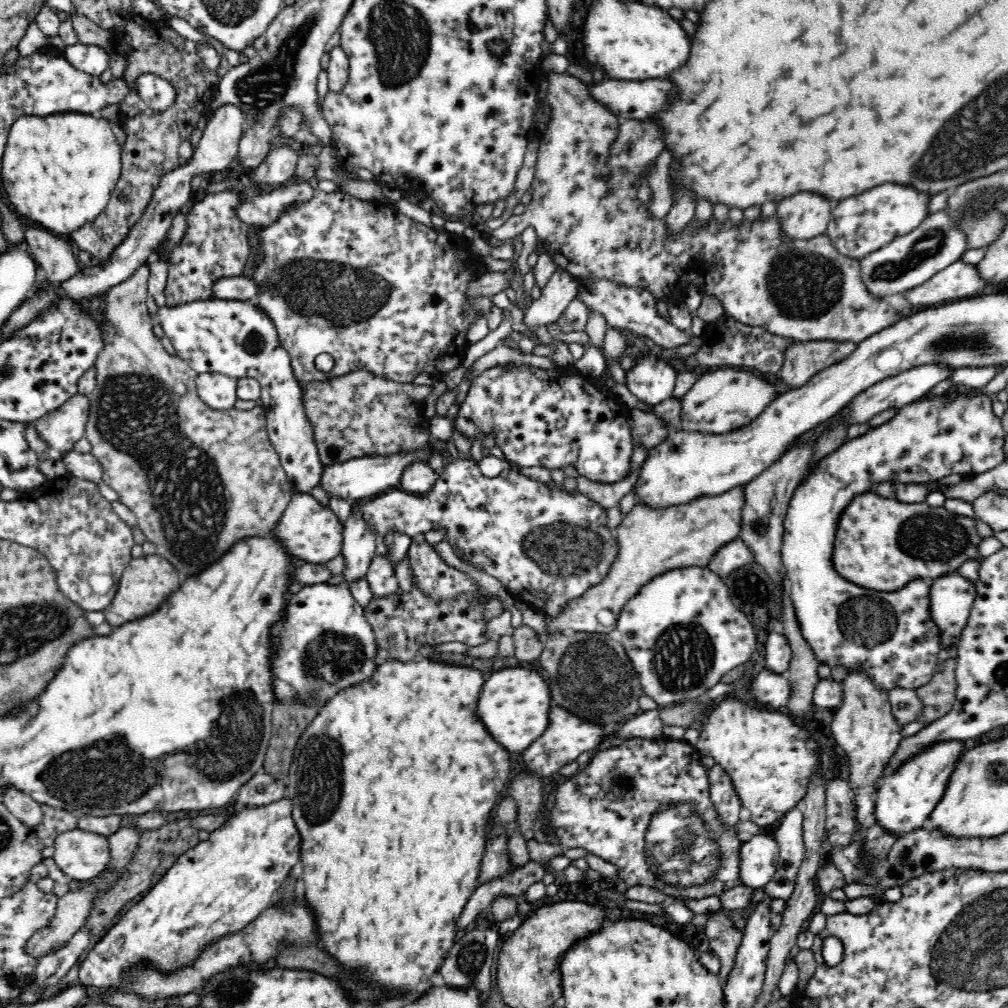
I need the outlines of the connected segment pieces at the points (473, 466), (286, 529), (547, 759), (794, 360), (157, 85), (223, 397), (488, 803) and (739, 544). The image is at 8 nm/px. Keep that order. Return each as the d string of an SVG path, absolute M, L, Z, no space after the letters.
M458 456L445 461L438 480L428 492L417 496L397 488L378 496L355 502L352 513L362 515L368 527L377 536L385 537L392 529L402 531L412 538L416 534L444 528L446 542L453 548L460 548L469 564L480 572L486 572L502 582L512 594L519 607L529 607L546 616L558 616L568 601L582 596L586 590L602 582L610 572L612 562L618 556L619 548L614 530L608 529L607 510L596 501L580 493L578 489L568 491L550 484L526 478L517 468L505 463L496 478L486 478L474 459Z
M296 492L271 534L274 534L296 560L317 565L342 554L343 527L330 507L323 506L310 493Z
M554 706L550 712L550 724L546 728L546 732L526 750L522 752L524 764L528 766L530 772L538 777L550 776L554 772L558 772L563 766L574 762L584 752L596 752L598 744L602 742L605 728L594 724L594 722L586 722L582 718L578 718L576 714L568 712L562 706Z
M800 341L785 352L779 376L790 389L804 386L814 374L844 360L858 344L835 341Z
M144 73L133 82L135 92L143 100L144 105L155 111L165 111L173 105L176 98L174 85L165 78L150 73Z
M202 373L196 376L196 392L211 409L228 410L238 400L237 379L220 373Z
M388 657L383 664L378 665L377 668L374 669L372 676L367 678L366 682L360 682L358 686L350 686L350 688L346 688L346 690L340 690L334 698L330 699L330 702L326 702L322 708L319 708L316 718L312 720L312 723L306 727L306 730L304 730L301 737L298 739L296 750L294 750L294 759L287 772L284 783L287 785L286 798L290 799L293 804L293 820L301 836L300 860L303 866L303 875L300 879L301 889L304 899L306 899L306 905L312 906L312 910L314 910L316 931L320 932L320 936L318 936L320 948L326 948L326 950L328 950L326 953L328 953L331 958L338 958L338 962L340 962L346 970L354 970L356 974L362 974L364 978L372 980L374 986L376 986L376 988L366 988L364 984L358 986L358 984L354 984L354 982L348 982L348 986L354 986L354 988L350 988L348 994L350 994L352 1002L356 1002L356 1004L360 1004L360 1002L374 1002L372 996L380 994L380 988L390 988L390 990L396 990L398 996L408 996L408 994L415 992L416 985L420 980L428 980L434 972L438 971L442 960L446 958L445 954L448 952L448 949L456 942L454 941L454 934L460 931L459 928L457 928L456 916L464 910L468 899L472 896L472 892L480 886L480 884L477 883L477 878L481 868L482 857L485 853L486 840L489 838L487 824L490 820L490 816L492 816L492 810L490 810L490 808L502 798L500 792L502 794L502 790L506 790L508 784L506 780L510 781L510 778L508 778L508 776L510 776L510 754L508 754L502 746L498 746L498 742L494 742L494 738L490 738L490 734L486 734L486 726L482 726L482 720L476 716L476 704L478 704L478 698L481 696L484 682L482 672L470 667L469 661L462 661L460 665L456 665L455 663L438 661L438 659L431 657L422 657L420 660L406 662Z
M738 538L724 546L720 546L720 550L710 558L707 566L719 577L728 576L730 572L734 572L734 570L738 570L738 568L742 568L742 566L746 566L754 560L750 547Z

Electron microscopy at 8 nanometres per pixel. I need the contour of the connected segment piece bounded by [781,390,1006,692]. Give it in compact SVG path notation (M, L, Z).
M951 390L936 397L924 396L904 405L888 422L849 439L838 450L817 462L809 472L810 476L801 482L790 499L783 522L781 557L798 625L819 664L830 667L840 664L847 670L866 671L873 684L888 692L896 687L915 689L930 683L941 650L940 631L930 617L932 581L914 578L896 592L880 592L862 588L842 578L832 562L838 518L856 494L868 492L878 483L926 484L940 481L950 474L971 477L992 470L1005 460L1005 438L1000 417L994 415L988 396L983 396L979 391Z

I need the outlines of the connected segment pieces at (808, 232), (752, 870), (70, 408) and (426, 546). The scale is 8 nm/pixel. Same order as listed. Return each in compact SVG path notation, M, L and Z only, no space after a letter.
M798 192L777 206L779 224L786 238L812 240L827 232L833 204L812 192Z
M762 833L740 846L740 881L753 890L770 882L777 869L779 846L776 840Z
M77 392L60 408L37 418L35 428L52 452L62 456L72 451L74 444L85 436L89 412L89 398Z
M427 541L410 544L407 554L413 572L412 584L418 585L424 596L436 603L453 600L462 593L483 600L466 573L446 564L433 545Z

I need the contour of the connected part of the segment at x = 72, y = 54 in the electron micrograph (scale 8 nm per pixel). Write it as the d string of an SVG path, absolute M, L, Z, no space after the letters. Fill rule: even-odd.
M78 43L65 47L63 57L67 58L76 70L99 77L108 68L109 53L108 49L100 46Z

